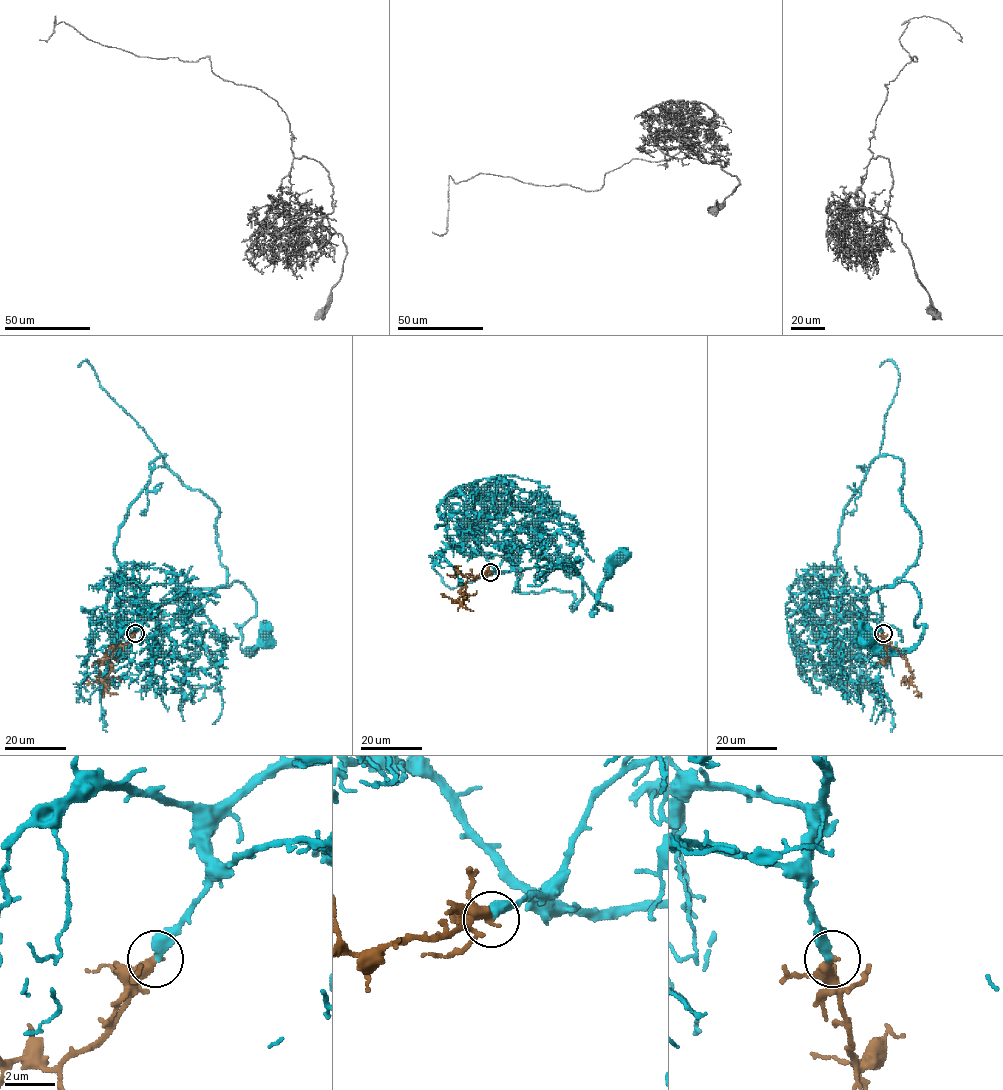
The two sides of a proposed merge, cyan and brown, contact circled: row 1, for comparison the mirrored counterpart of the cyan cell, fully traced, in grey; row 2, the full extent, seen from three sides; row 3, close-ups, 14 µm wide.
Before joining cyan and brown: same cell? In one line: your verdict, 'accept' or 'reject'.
accept

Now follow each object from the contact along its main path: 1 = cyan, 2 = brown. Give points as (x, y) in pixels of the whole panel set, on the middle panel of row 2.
1: (491, 572), (569, 567), (596, 600), (612, 608), (596, 606), (594, 613), (596, 591), (613, 574), (620, 555)
2: (491, 572), (469, 577), (460, 590), (465, 600), (457, 600), (465, 593), (472, 595), (477, 591)

